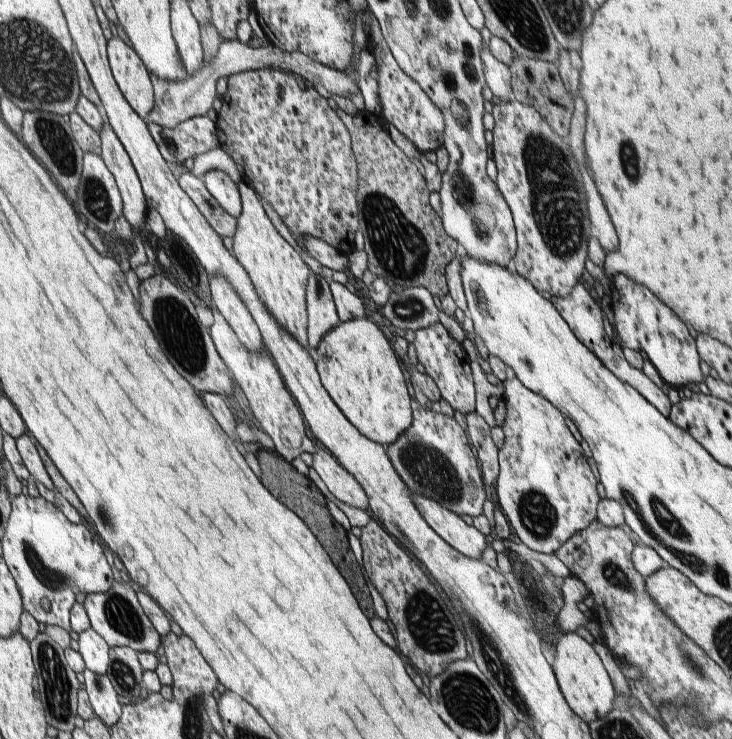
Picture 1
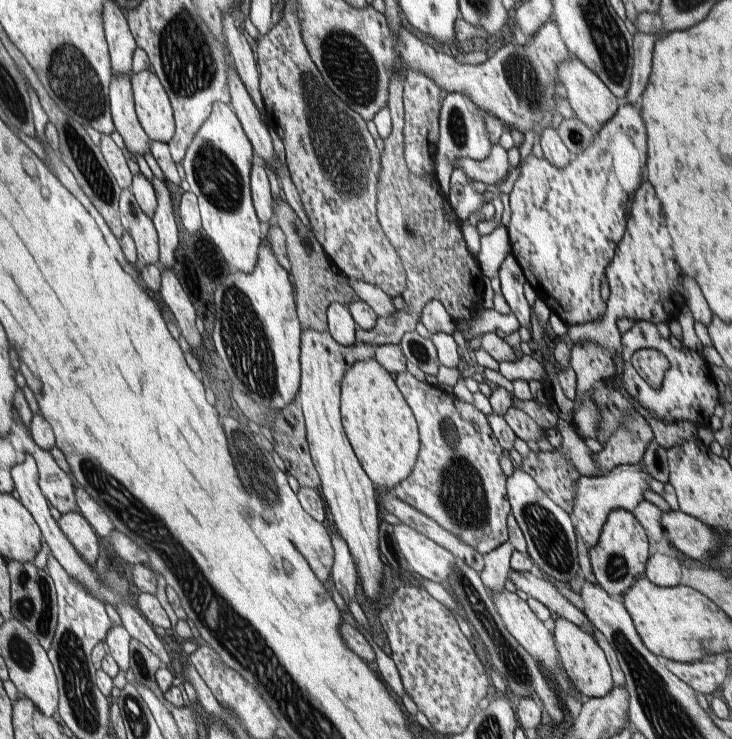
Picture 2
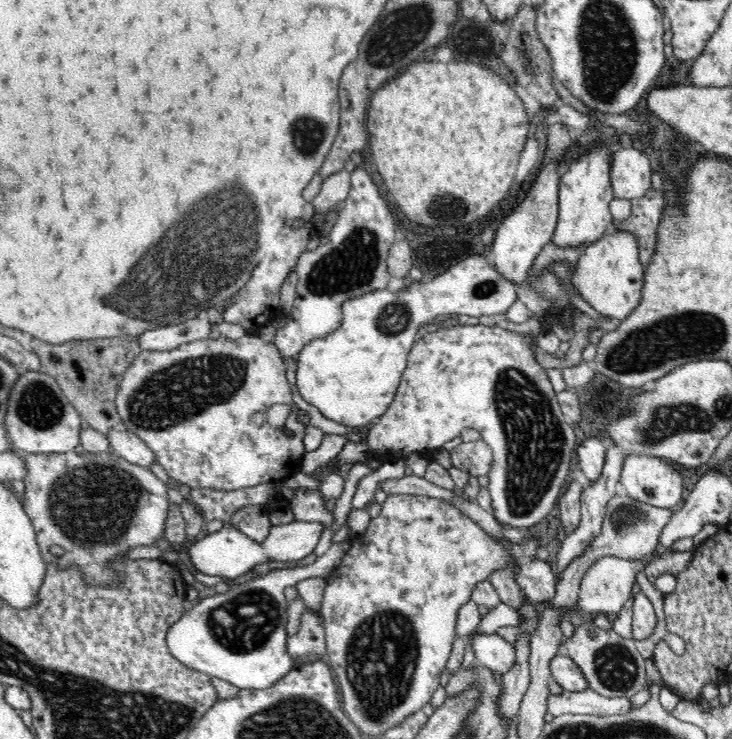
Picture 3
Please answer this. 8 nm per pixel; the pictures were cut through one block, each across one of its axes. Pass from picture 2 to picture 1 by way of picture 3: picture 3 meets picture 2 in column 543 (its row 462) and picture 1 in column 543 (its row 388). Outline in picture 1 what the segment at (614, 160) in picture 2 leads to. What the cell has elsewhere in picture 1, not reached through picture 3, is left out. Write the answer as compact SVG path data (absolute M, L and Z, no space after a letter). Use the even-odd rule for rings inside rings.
M493 102L493 142L489 146L489 156L497 166L497 190L507 202L515 234L517 234L517 252L513 256L515 270L519 276L529 280L529 284L541 294L549 292L551 298L567 298L571 290L579 284L583 274L583 264L587 258L587 240L593 236L585 186L579 162L573 158L567 140L563 140L545 118L533 108L521 102Z

